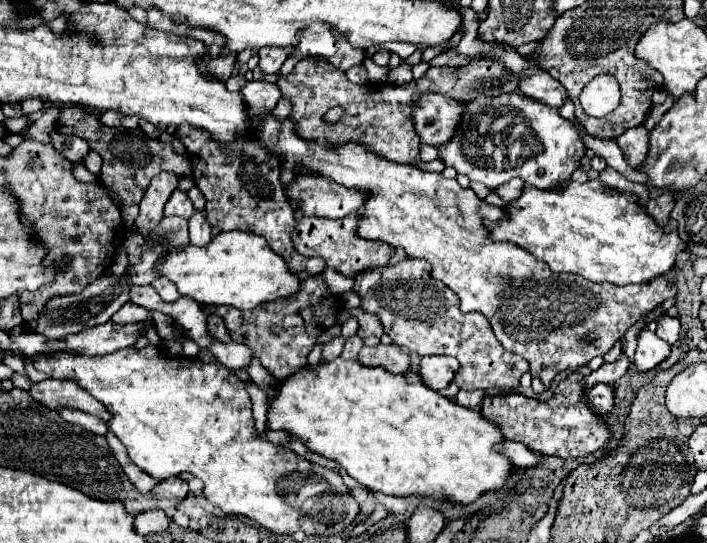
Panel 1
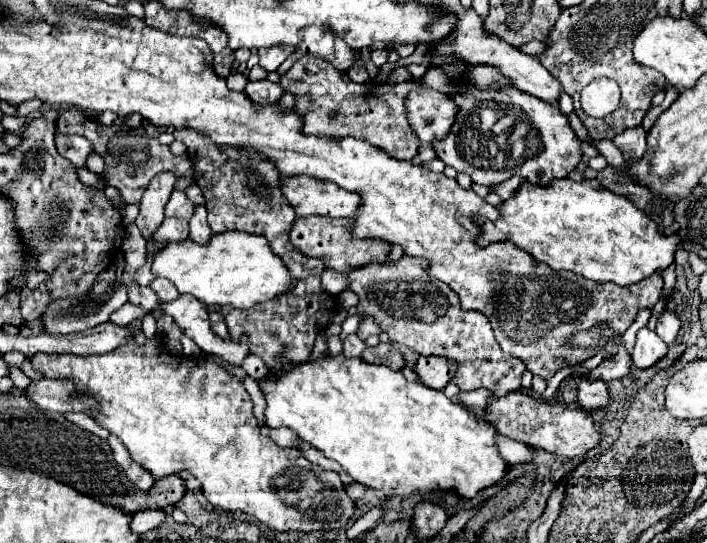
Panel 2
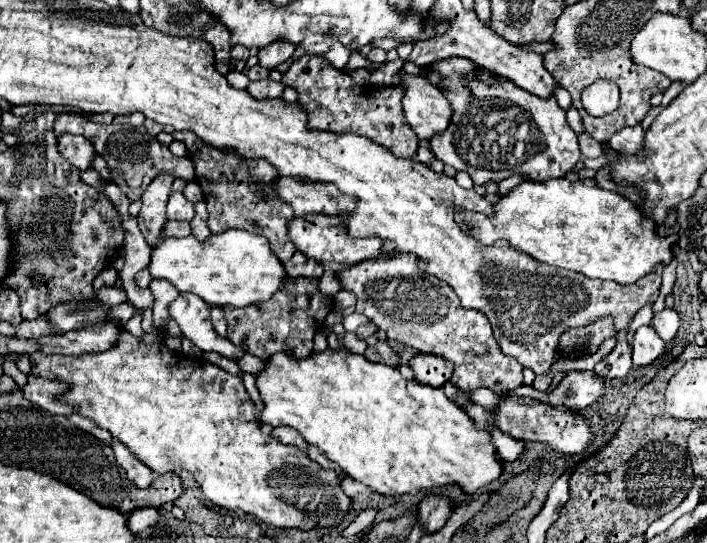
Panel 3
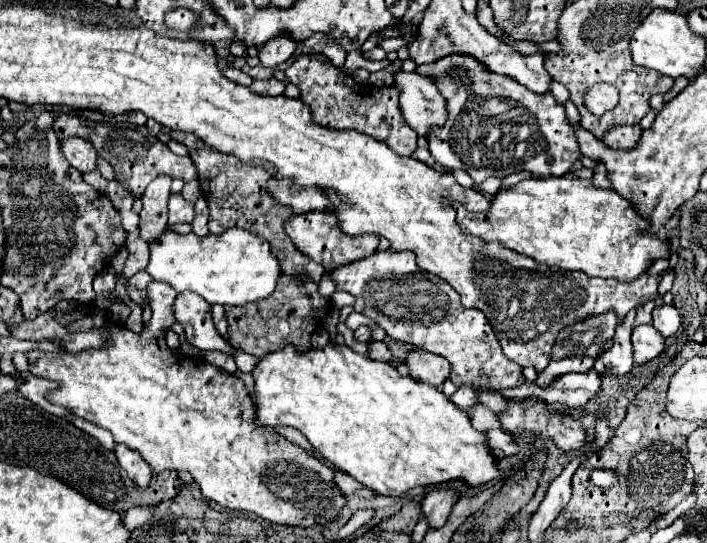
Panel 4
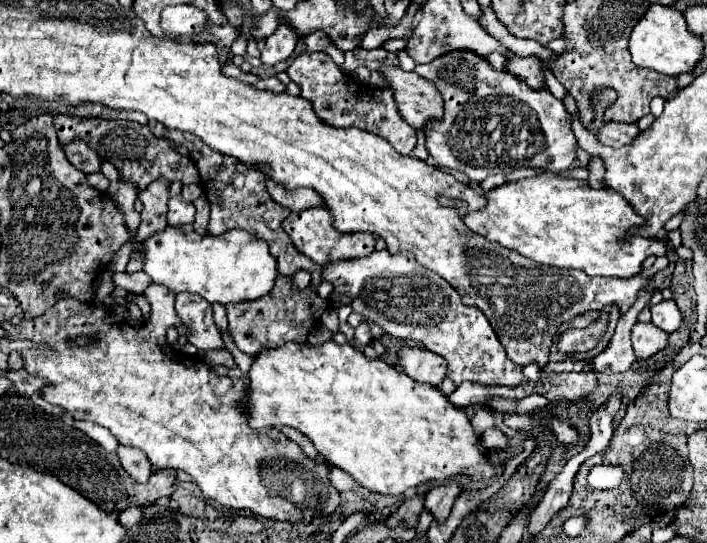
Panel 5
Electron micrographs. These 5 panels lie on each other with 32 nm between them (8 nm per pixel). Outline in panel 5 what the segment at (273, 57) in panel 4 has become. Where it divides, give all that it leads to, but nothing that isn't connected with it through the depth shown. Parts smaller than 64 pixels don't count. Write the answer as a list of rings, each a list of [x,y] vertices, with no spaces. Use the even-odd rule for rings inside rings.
[[[280,28],[280,32],[276,32],[276,36],[268,38],[264,48],[262,48],[262,54],[260,54],[260,60],[264,66],[274,66],[278,62],[284,62],[290,58],[290,54],[294,52],[296,48],[296,36],[292,36],[292,30],[290,28]]]

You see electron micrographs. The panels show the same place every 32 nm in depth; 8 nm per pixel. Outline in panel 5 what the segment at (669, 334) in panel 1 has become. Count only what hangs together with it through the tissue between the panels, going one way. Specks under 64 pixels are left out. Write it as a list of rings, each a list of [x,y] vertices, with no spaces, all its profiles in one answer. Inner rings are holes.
[[[662,300],[652,308],[652,324],[664,330],[666,334],[672,334],[682,324],[682,314],[674,300]]]

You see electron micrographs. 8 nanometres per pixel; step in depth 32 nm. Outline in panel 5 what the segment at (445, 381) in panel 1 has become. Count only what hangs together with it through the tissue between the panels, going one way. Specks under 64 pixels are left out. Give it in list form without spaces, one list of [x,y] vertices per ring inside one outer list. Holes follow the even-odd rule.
[[[402,348],[400,364],[404,366],[410,378],[432,386],[440,386],[448,372],[448,362],[442,356],[424,348]]]

